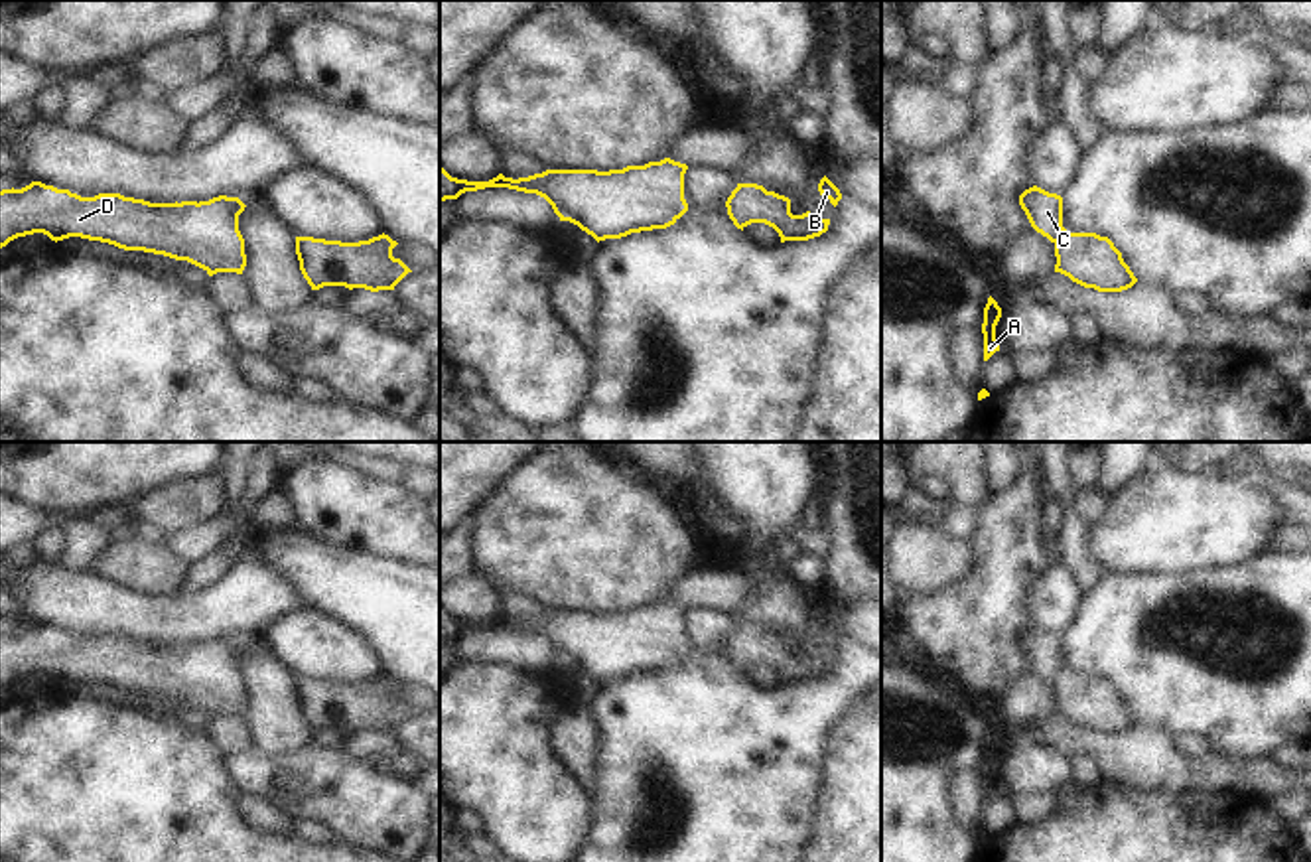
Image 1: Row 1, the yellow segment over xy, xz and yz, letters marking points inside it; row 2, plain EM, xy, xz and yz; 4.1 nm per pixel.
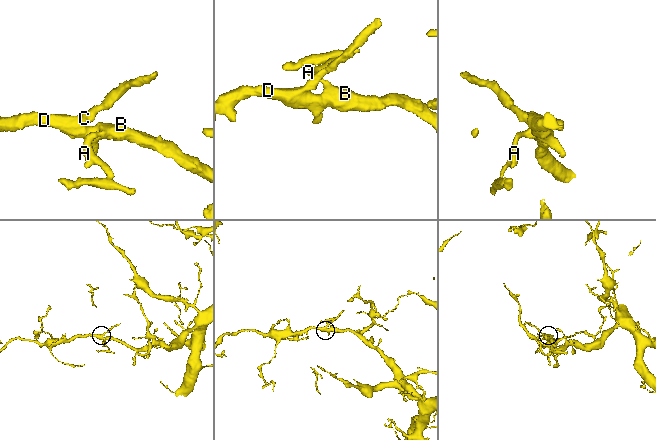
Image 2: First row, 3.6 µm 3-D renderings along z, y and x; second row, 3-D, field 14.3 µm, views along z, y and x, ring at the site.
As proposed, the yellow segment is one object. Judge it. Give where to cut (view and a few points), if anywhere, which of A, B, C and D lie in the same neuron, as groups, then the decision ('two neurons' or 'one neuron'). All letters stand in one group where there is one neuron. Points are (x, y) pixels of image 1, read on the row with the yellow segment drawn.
no cut | A B C D | one neuron

